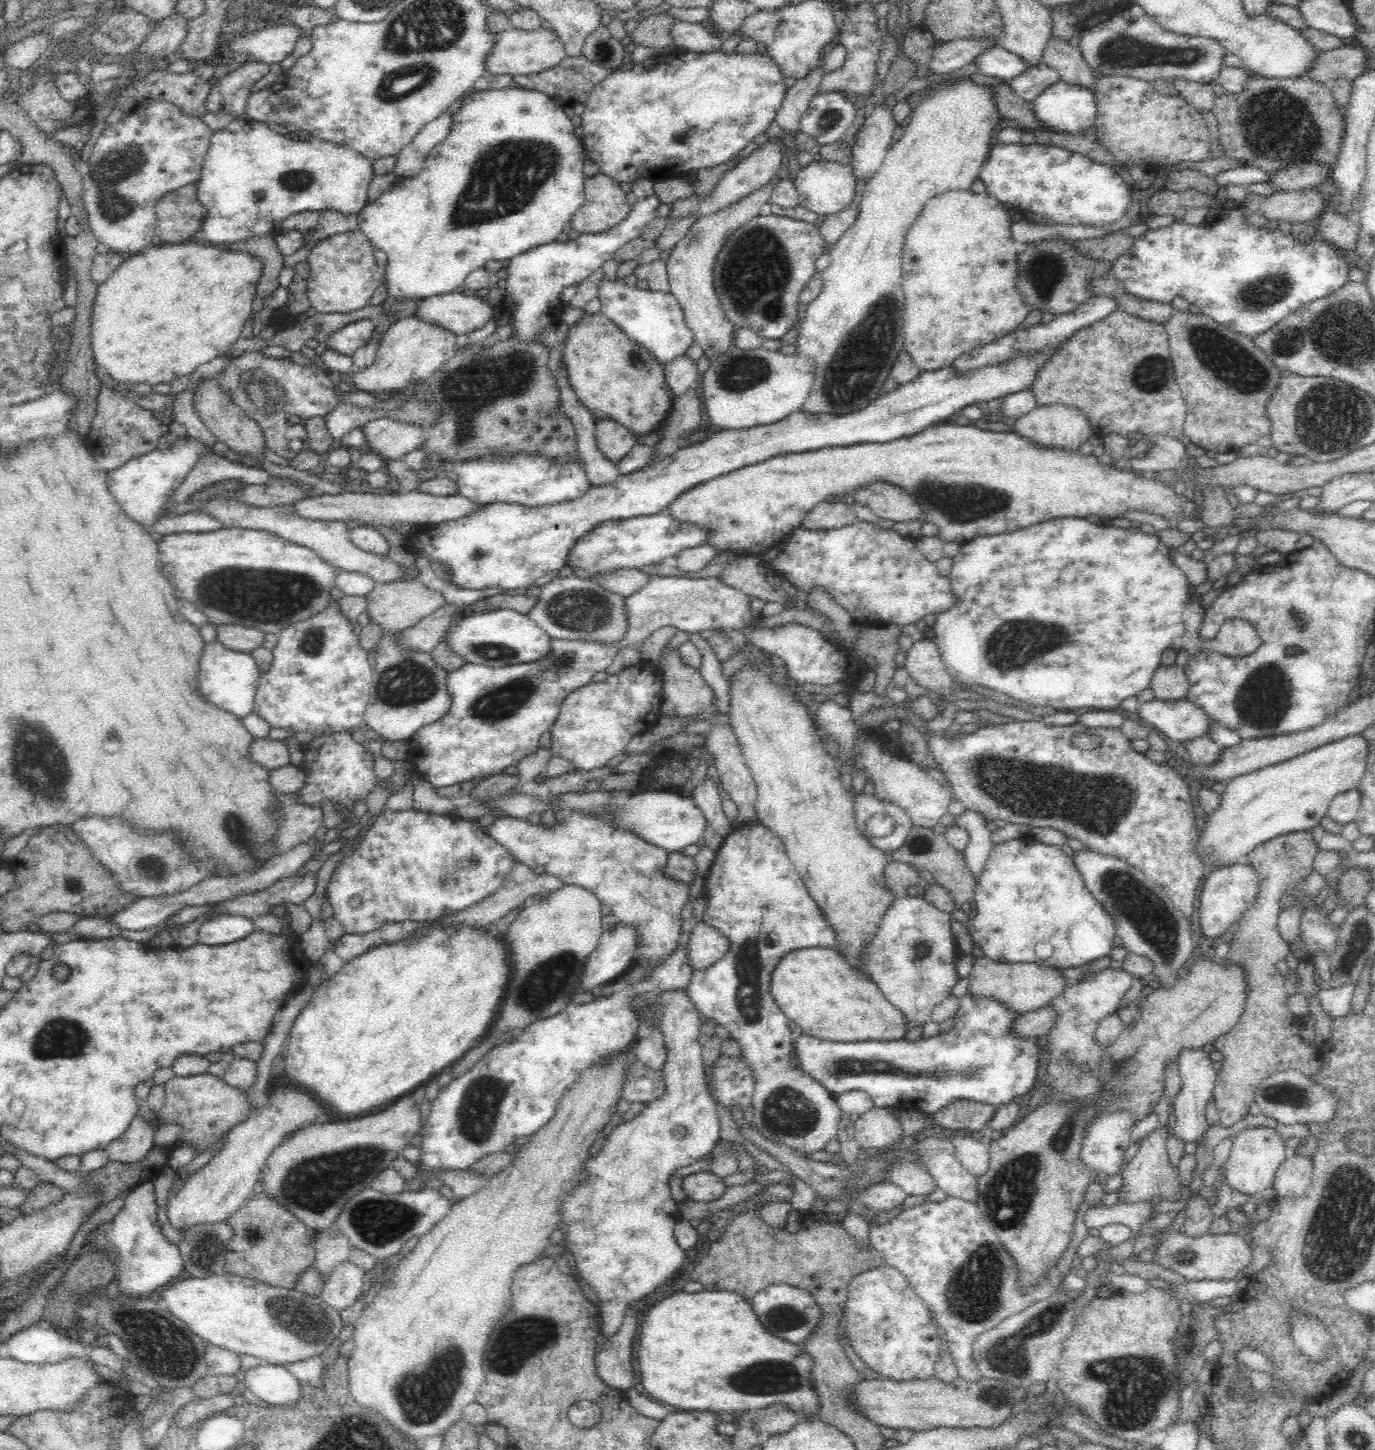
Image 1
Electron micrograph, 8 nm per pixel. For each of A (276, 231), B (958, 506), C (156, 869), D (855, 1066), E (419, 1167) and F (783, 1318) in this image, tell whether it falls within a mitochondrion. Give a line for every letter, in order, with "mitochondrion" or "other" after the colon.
A: other
B: mitochondrion
C: mitochondrion
D: mitochondrion
E: other
F: mitochondrion

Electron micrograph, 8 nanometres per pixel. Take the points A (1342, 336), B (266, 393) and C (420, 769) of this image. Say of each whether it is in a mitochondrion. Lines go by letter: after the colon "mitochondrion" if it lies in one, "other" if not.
A: mitochondrion
B: mitochondrion
C: other

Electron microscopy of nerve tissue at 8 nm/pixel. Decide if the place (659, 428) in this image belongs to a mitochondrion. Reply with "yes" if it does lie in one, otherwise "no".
no

